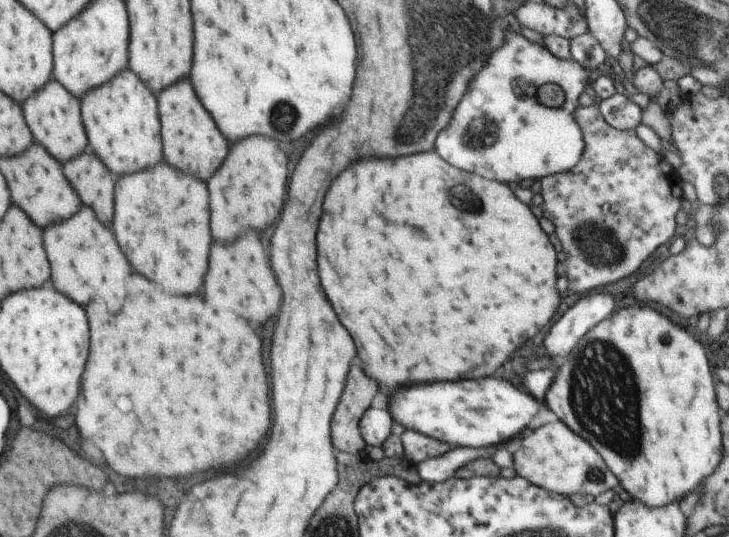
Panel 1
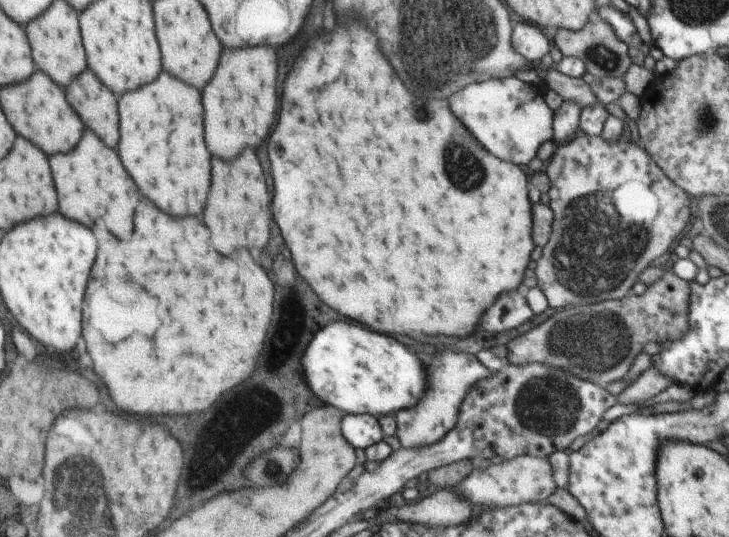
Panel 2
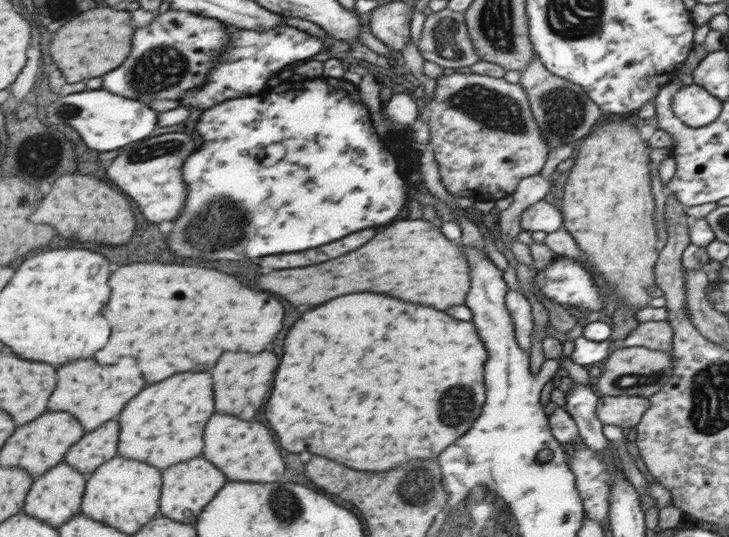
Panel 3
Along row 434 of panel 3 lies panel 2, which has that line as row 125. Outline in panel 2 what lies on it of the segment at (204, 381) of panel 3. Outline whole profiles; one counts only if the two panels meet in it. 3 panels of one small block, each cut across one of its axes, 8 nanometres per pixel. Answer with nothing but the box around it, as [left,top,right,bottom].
[118,70,210,218]

